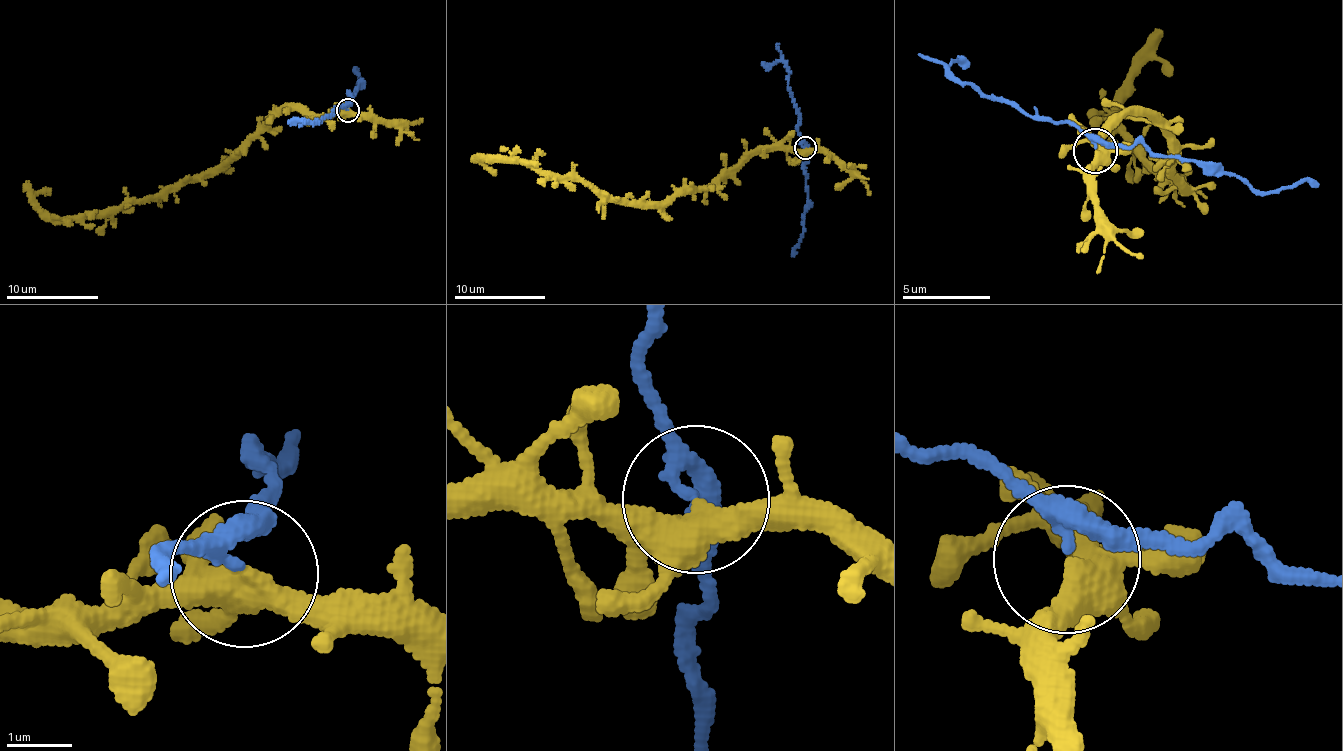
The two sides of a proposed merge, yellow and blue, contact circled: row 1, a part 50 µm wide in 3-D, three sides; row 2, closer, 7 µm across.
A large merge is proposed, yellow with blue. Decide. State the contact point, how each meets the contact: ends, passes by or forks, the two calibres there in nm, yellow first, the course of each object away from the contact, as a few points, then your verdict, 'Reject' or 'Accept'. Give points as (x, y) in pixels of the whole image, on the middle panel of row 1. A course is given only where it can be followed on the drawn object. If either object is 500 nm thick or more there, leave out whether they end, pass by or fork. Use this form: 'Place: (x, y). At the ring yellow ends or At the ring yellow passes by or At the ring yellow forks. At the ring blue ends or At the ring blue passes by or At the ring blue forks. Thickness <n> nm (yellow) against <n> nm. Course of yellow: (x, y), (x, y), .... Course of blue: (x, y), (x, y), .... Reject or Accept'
Place: (805, 147). At the ring yellow forks. At the ring blue passes by. Thickness 340 nm (yellow) against 140 nm. Course of yellow: (806, 148), (759, 146), (722, 178), (644, 204), (518, 162), (482, 162), (495, 175). Course of blue: (806, 148), (808, 201), (803, 233), (792, 254). Reject

